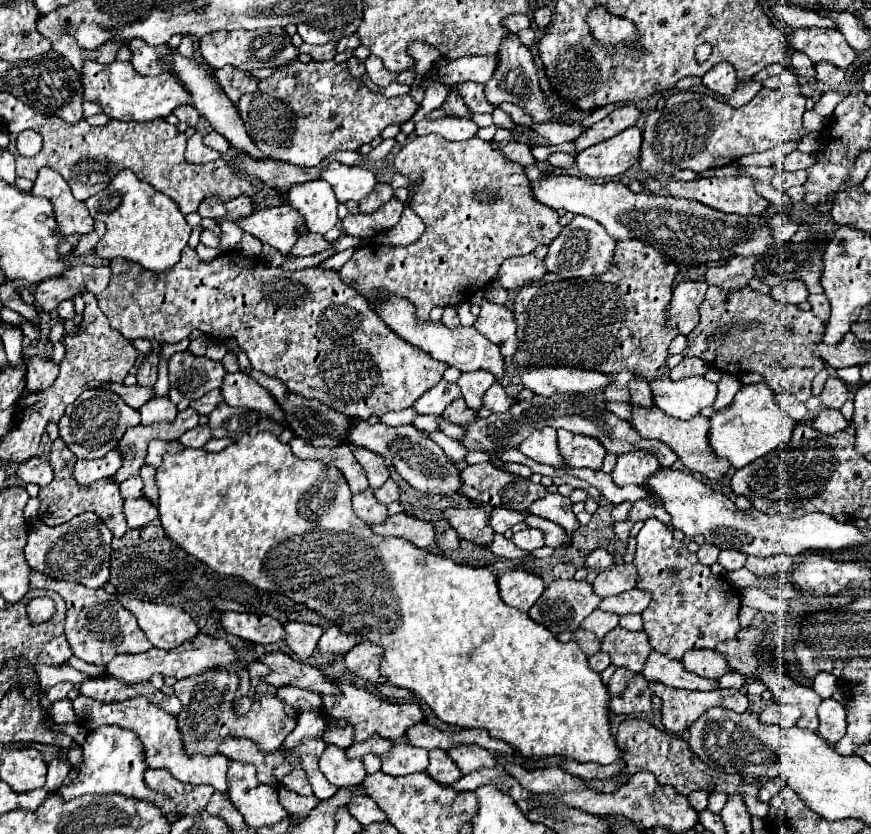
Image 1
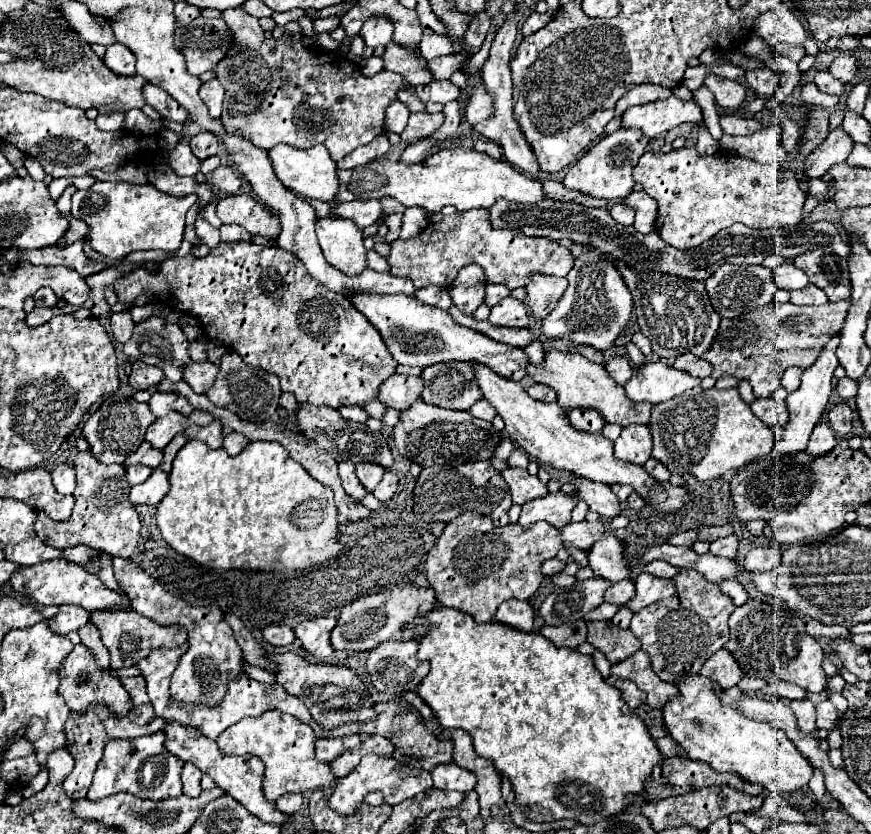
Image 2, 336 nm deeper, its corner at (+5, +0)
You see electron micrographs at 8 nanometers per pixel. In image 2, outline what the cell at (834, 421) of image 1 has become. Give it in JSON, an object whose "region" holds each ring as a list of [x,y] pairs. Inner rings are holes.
{"region":[[[819,423],[811,433],[811,439],[809,439],[809,445],[807,445],[807,455],[823,457],[835,445],[837,445],[837,437],[835,437],[833,429],[827,423]]]}

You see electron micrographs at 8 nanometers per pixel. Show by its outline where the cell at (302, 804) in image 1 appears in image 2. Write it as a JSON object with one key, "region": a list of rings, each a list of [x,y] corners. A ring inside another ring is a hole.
{"region":[[[287,793],[287,795],[279,797],[279,799],[275,801],[275,805],[277,805],[277,809],[281,809],[281,813],[293,815],[293,813],[297,813],[297,811],[301,809],[301,805],[303,805],[303,795],[301,795],[301,793]]]}

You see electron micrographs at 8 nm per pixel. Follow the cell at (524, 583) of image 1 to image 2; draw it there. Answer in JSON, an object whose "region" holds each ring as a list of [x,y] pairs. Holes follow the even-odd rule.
{"region":[[[509,599],[501,603],[495,615],[497,623],[525,631],[525,633],[533,629],[533,619],[535,619],[533,607],[527,601],[519,601],[519,599]]]}

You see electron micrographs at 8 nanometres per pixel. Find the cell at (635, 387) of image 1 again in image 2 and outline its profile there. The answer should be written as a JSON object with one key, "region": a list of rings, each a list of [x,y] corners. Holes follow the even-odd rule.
{"region":[[[615,355],[613,359],[609,359],[605,363],[605,369],[609,371],[609,375],[619,383],[619,385],[625,385],[625,381],[633,375],[633,367],[629,363],[629,359],[625,355]]]}

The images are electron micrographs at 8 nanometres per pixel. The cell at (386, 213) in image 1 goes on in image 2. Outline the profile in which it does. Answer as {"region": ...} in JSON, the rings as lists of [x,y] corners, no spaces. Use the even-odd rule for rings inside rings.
{"region":[[[351,201],[345,205],[333,207],[333,215],[341,219],[351,219],[359,229],[373,225],[381,215],[379,201]]]}

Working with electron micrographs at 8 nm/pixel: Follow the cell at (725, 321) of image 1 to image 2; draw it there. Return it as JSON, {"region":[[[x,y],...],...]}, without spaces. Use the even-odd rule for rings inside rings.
{"region":[[[851,299],[845,301],[837,301],[837,303],[825,303],[821,307],[799,307],[793,303],[769,303],[757,311],[745,313],[741,317],[735,319],[721,319],[721,327],[719,333],[709,349],[709,353],[701,355],[703,359],[707,359],[713,365],[713,379],[721,379],[721,377],[737,377],[737,379],[745,379],[751,383],[755,397],[771,397],[773,391],[779,387],[779,379],[783,377],[783,371],[789,367],[811,367],[813,361],[817,361],[817,357],[821,355],[821,351],[825,349],[825,345],[829,343],[829,339],[833,335],[839,335],[843,329],[843,323],[847,319],[847,311],[849,311]]]}

